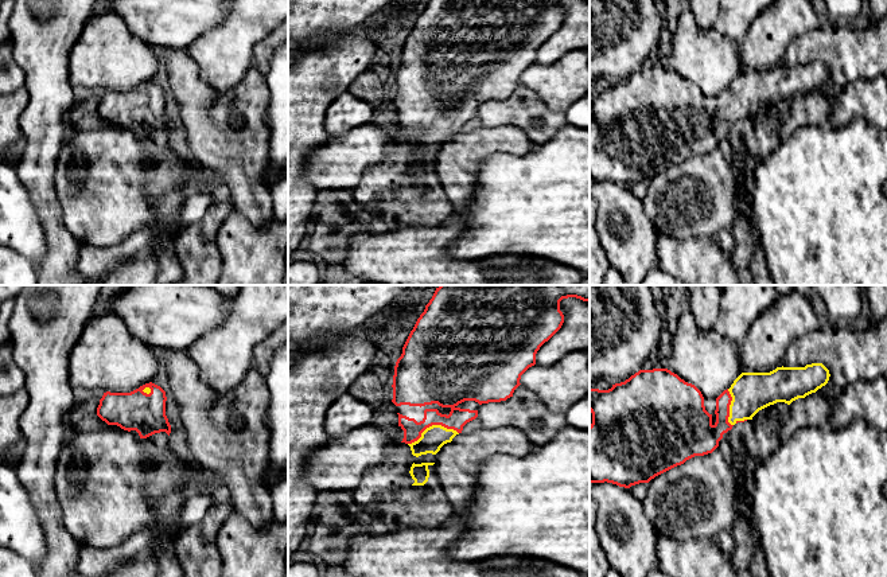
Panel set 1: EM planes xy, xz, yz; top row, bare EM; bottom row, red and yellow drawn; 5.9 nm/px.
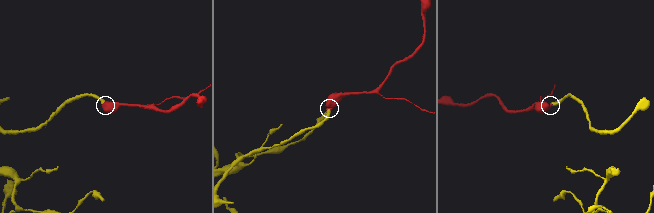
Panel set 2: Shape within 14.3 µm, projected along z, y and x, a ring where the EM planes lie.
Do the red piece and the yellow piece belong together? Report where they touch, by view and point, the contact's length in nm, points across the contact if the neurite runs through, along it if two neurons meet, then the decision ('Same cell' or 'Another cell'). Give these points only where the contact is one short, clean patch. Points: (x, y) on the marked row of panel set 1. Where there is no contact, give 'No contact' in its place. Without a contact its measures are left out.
Touches red at xz (432, 424). Shared border 320 nm. Path across: xz (428, 382), (452, 406), (432, 424), (432, 439). Same cell

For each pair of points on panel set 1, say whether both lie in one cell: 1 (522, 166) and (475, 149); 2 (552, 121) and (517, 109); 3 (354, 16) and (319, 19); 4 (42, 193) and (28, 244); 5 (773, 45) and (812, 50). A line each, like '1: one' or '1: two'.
1: two
2: one
3: one
4: two
5: two

